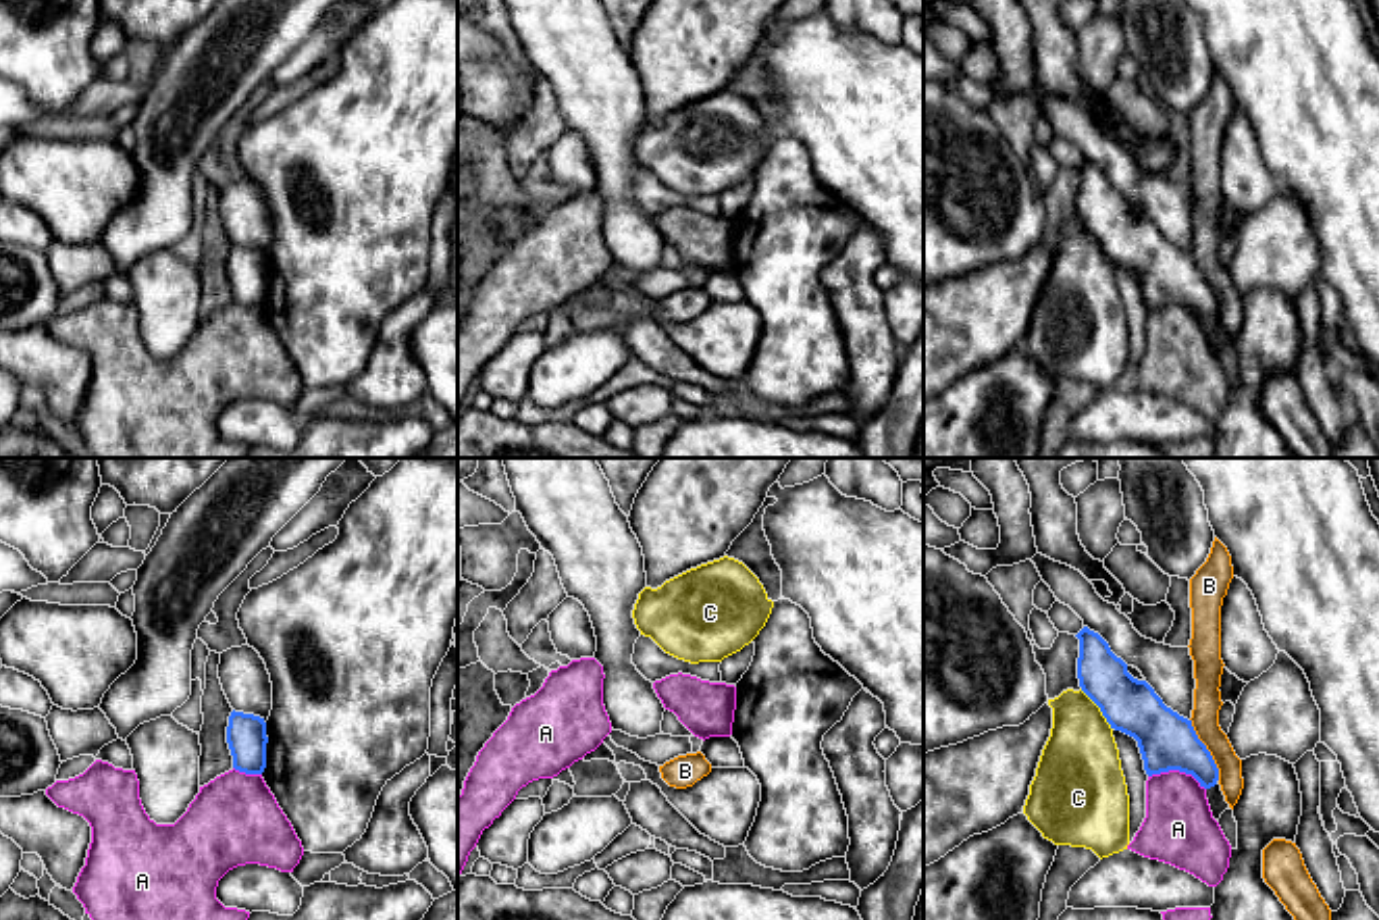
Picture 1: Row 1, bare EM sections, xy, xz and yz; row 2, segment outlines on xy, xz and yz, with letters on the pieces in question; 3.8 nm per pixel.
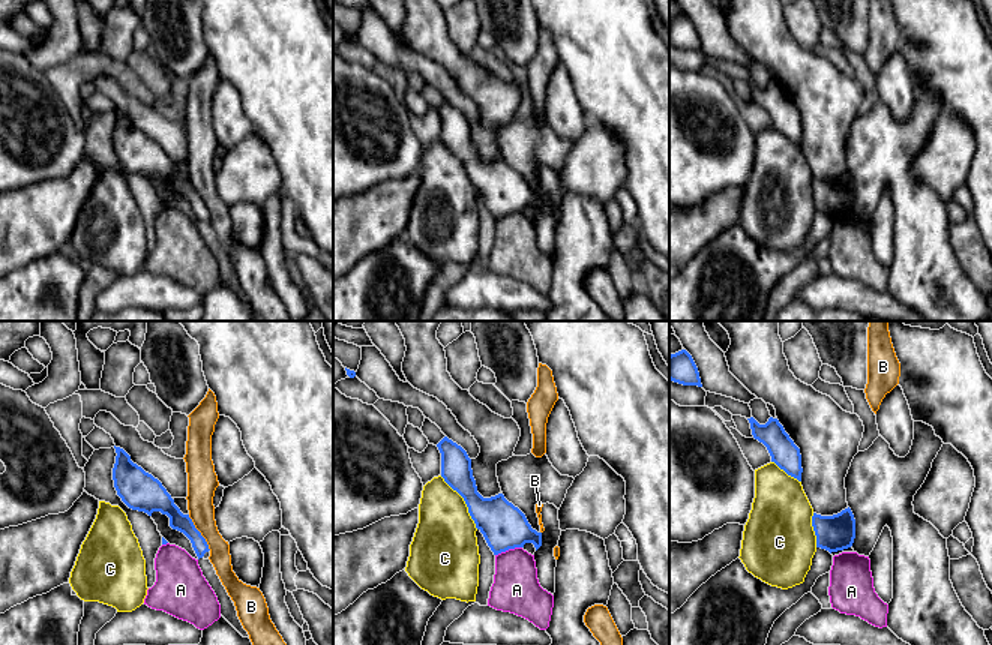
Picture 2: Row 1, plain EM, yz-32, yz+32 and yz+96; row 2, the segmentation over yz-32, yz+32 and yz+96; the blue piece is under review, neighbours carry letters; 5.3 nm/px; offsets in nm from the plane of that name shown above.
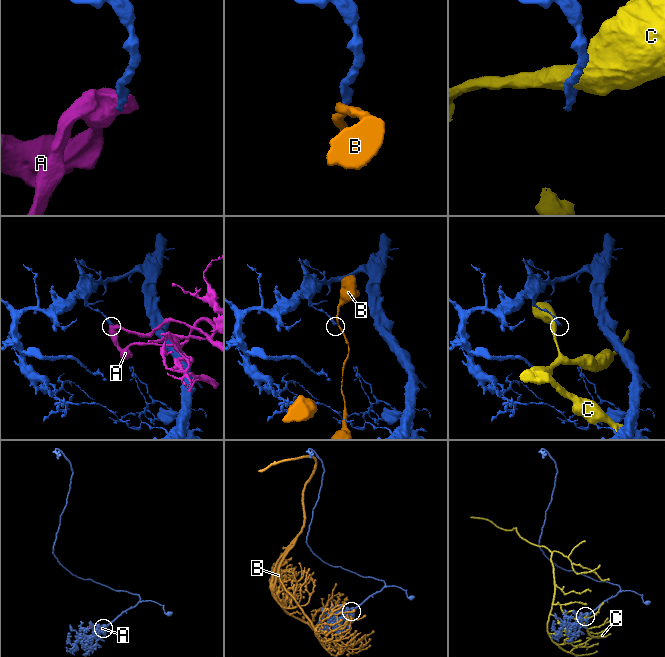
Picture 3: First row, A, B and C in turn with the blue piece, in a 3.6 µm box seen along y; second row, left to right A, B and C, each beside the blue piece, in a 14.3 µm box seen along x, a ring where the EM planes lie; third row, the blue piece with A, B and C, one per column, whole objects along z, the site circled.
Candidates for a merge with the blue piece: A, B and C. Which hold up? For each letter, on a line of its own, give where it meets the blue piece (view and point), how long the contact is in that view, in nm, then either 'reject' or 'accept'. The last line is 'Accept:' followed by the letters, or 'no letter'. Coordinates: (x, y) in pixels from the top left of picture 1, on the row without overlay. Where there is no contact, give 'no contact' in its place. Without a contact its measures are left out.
A: meets blue in yz at (1178, 302); contact 240 nm long; reject
B: meets blue in yz at (1207, 284); contact 260 nm long; reject
C: meets blue in yz at (1101, 244); contact 200 nm long; reject
Accept: no letter

